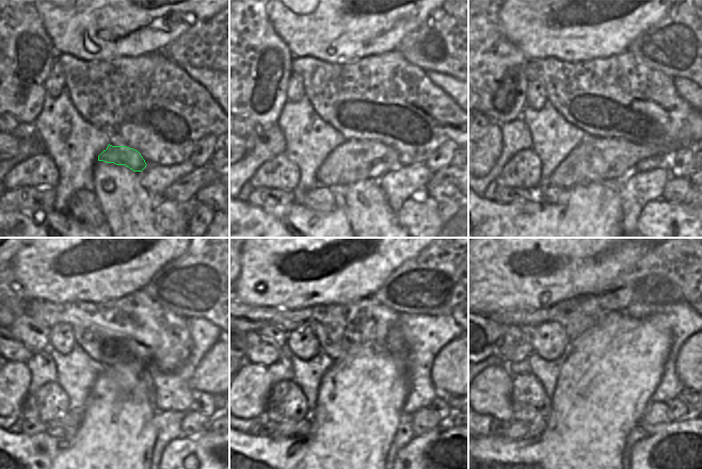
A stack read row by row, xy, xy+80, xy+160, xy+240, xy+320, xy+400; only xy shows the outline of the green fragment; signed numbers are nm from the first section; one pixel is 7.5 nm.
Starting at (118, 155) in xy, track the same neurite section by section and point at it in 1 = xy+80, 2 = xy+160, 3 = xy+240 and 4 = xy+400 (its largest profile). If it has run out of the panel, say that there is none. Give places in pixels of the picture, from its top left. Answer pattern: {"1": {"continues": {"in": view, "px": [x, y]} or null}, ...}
{"1": {"continues": {"in": "xy+80", "px": [354, 160]}}, "2": {"continues": {"in": "xy+160", "px": [595, 159]}}, "3": {"continues": {"in": "xy+240", "px": [207, 377]}}, "4": {"continues": {"in": "xy+400", "px": [685, 366]}}}

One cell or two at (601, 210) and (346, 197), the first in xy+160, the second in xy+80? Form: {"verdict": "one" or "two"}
{"verdict": "two"}

